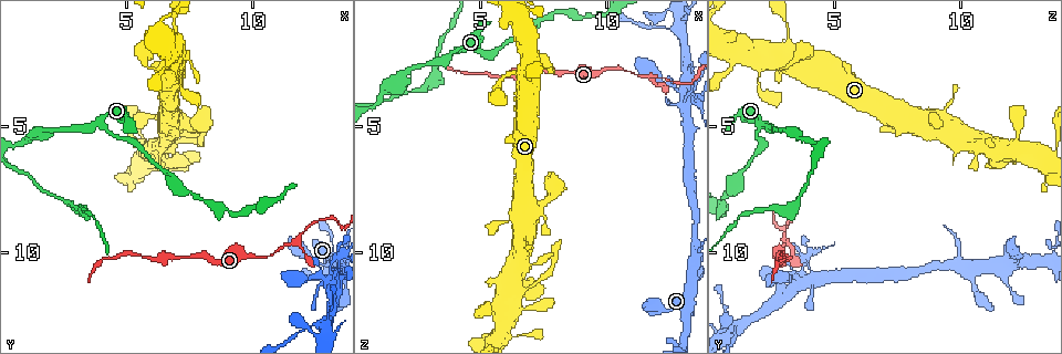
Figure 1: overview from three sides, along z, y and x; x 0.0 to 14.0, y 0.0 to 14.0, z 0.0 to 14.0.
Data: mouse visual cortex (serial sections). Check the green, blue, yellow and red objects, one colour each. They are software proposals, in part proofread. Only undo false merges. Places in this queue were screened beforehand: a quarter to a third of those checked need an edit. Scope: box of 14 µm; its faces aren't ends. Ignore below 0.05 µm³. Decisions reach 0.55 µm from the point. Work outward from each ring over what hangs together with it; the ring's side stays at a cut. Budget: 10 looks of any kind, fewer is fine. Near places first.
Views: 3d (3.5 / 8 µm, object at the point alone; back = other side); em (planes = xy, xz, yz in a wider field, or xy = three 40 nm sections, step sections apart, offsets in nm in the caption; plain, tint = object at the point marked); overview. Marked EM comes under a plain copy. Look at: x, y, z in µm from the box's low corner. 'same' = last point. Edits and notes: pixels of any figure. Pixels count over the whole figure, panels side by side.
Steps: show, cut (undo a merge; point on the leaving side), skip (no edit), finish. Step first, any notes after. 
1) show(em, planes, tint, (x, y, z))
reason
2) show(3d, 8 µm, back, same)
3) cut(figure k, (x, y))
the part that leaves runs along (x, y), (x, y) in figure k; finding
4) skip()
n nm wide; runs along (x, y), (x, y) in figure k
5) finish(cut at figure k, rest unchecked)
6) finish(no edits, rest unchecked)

show(3d, 3.5 µm, back, (11.6, 9.6, 3.1))
branch point

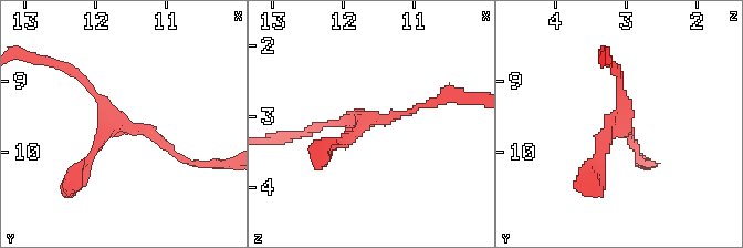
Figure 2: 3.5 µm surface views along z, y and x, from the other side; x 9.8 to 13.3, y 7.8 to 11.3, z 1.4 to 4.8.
show(em, xy, step 2, tint, (11.65, 9.55, 3.10))
need the tissue

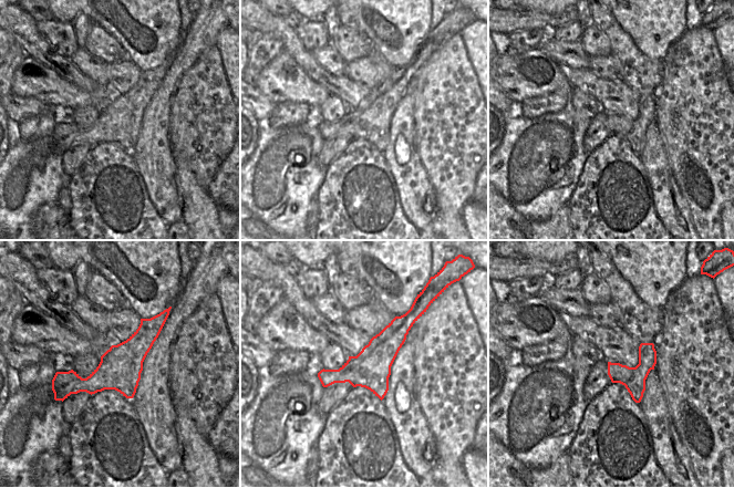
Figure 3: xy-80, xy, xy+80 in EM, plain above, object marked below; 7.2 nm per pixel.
show(em, xy, step 5, tint, same)

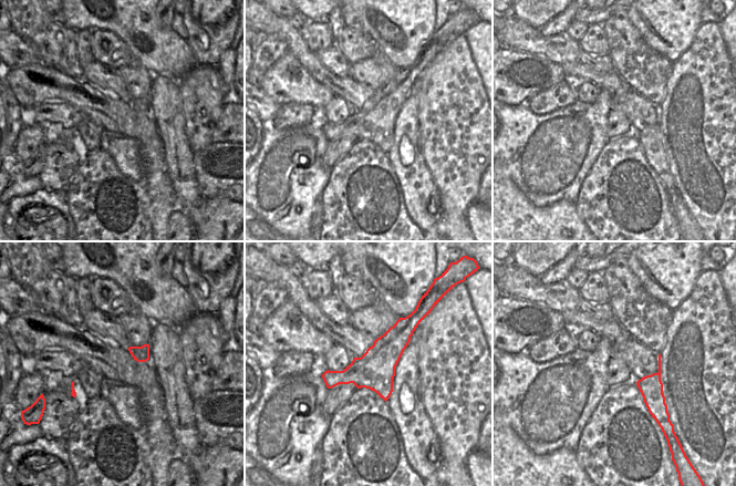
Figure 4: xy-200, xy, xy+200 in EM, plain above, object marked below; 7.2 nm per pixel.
skip()
runs along (175, 156), (66, 68) in figure 2; one cell here

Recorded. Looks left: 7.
show(3d, 3.5 µm, (6.8, 10.2, 2.7))
sudden change in width

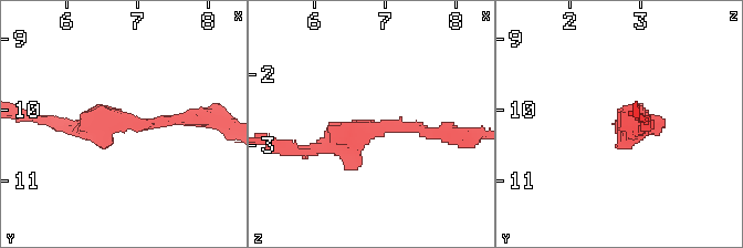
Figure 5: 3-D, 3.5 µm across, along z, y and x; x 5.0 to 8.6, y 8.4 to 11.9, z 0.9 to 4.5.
skip()
runs along (449, 135), (364, 126), (310, 152) in figure 5; continuous, no second cell

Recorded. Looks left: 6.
show(3d, 3.5 µm, (3.2, 8.3, 2.6))
calibre changes

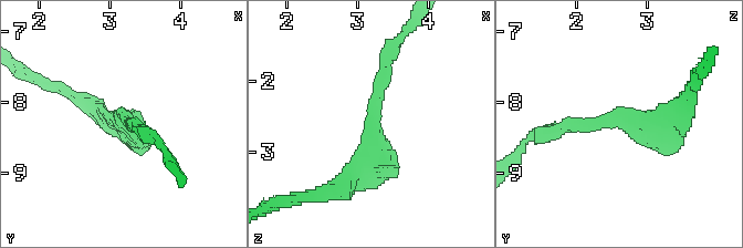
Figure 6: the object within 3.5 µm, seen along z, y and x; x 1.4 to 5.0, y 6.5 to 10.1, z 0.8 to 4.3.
show(em, xy, step 3, tint, (3.25, 8.20, 2.60))
now the EM

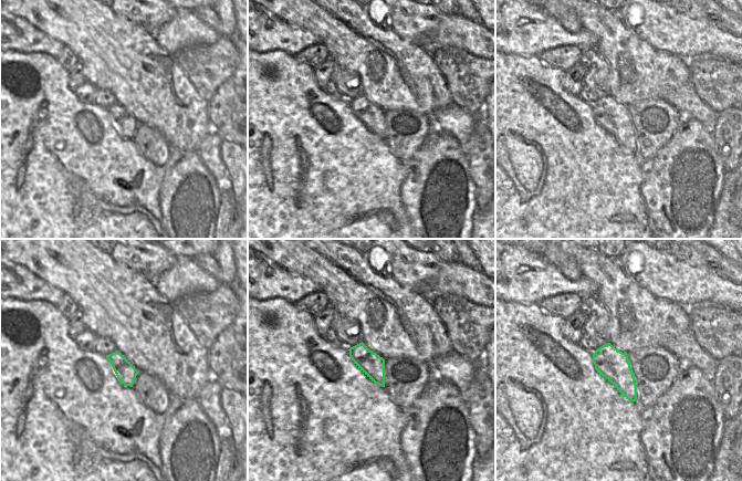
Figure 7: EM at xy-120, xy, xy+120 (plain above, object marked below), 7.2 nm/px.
skip()
runs along (346, 182), (374, 156), (390, 57) in figure 6; continuous, no second cell

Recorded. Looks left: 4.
show(3d, 8 µm, (13.1, 11.2, 3.5))
thin arm on a thick one

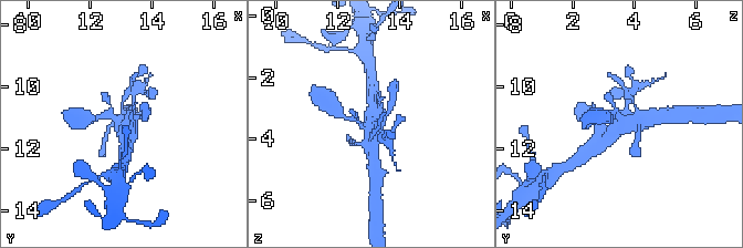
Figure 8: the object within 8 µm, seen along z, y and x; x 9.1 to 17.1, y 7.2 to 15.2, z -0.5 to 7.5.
show(em, planes, tint, (13.2, 11.3, 3.6))

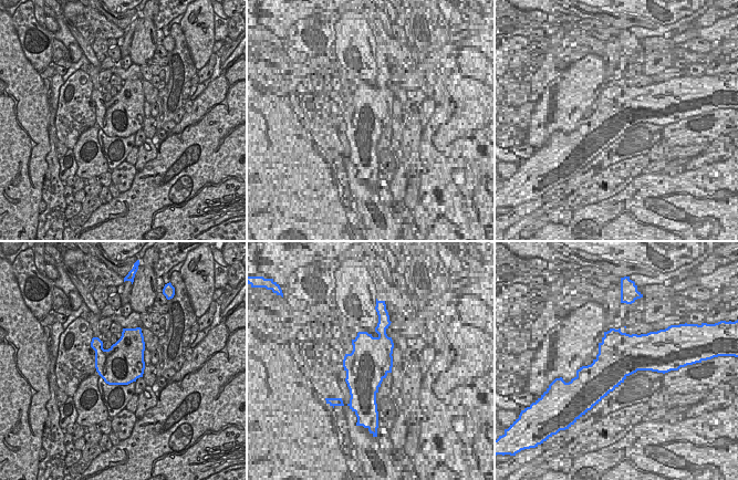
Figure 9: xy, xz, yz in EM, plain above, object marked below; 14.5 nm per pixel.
skip()
runs along (661, 117), (626, 122), (604, 142) in figure 8; one cell here

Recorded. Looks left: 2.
finish(no edits, rest unchecked)

